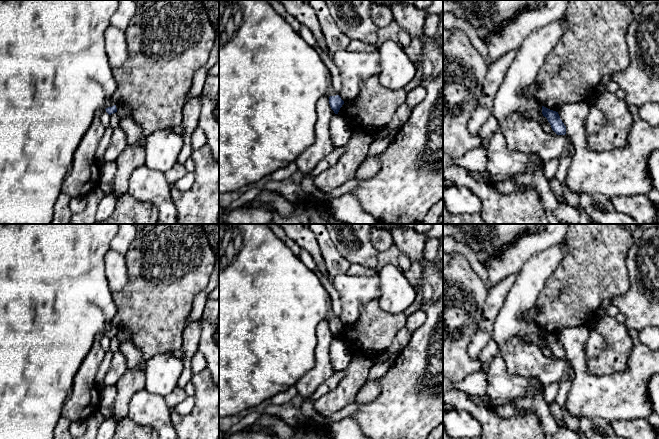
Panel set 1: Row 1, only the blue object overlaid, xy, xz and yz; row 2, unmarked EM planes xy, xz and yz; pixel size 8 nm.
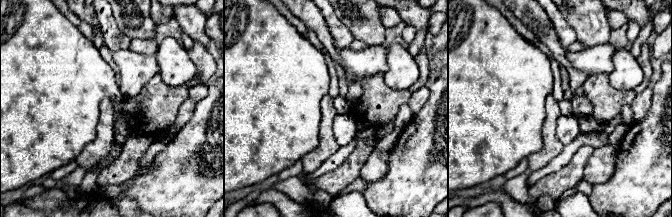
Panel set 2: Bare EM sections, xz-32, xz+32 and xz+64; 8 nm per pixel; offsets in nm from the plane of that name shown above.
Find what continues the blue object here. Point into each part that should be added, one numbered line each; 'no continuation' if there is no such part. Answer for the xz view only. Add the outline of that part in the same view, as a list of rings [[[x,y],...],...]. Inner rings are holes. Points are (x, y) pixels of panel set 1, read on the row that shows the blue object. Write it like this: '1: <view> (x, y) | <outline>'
1: xz (270, 80) | [[[219,0],[219,193],[238,190],[295,161],[315,140],[318,100],[336,95],[319,51],[308,45],[266,0]]]

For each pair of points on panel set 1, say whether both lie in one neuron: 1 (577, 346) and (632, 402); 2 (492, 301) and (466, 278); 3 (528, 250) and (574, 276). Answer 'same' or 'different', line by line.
1: same
2: different
3: different

